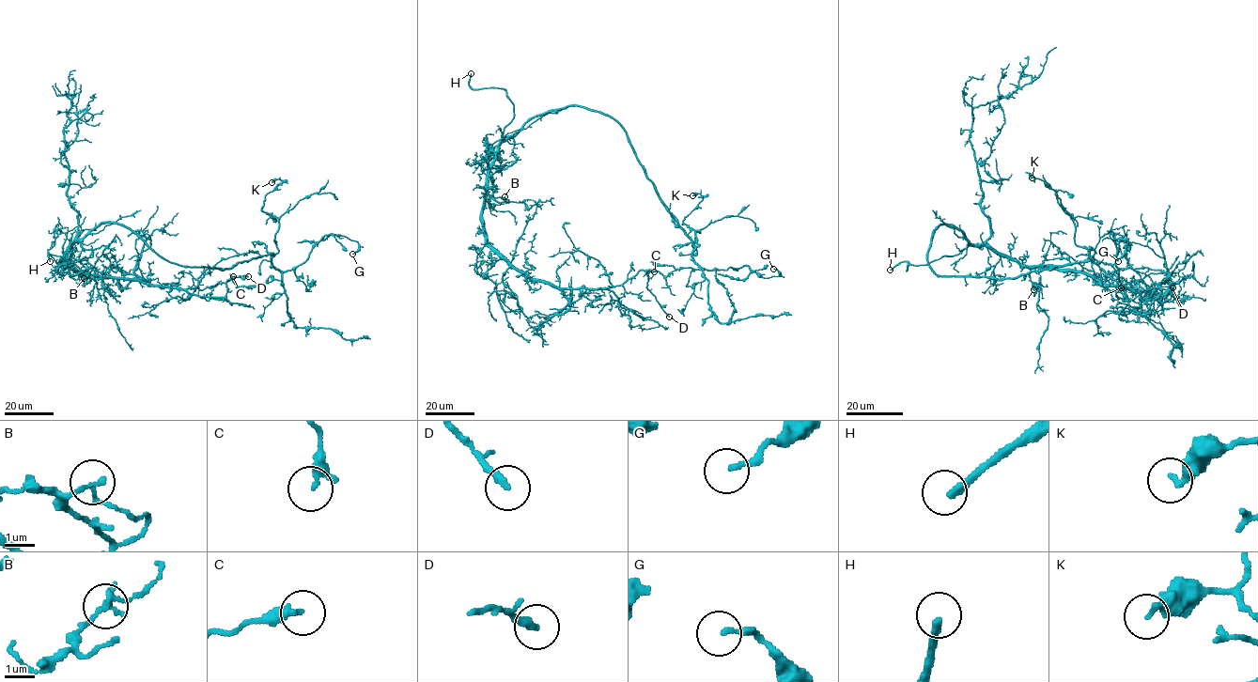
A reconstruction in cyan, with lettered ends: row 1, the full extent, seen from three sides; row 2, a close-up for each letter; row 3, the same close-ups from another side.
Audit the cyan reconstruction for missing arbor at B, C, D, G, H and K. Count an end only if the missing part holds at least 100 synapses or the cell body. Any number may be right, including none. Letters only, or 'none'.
H

